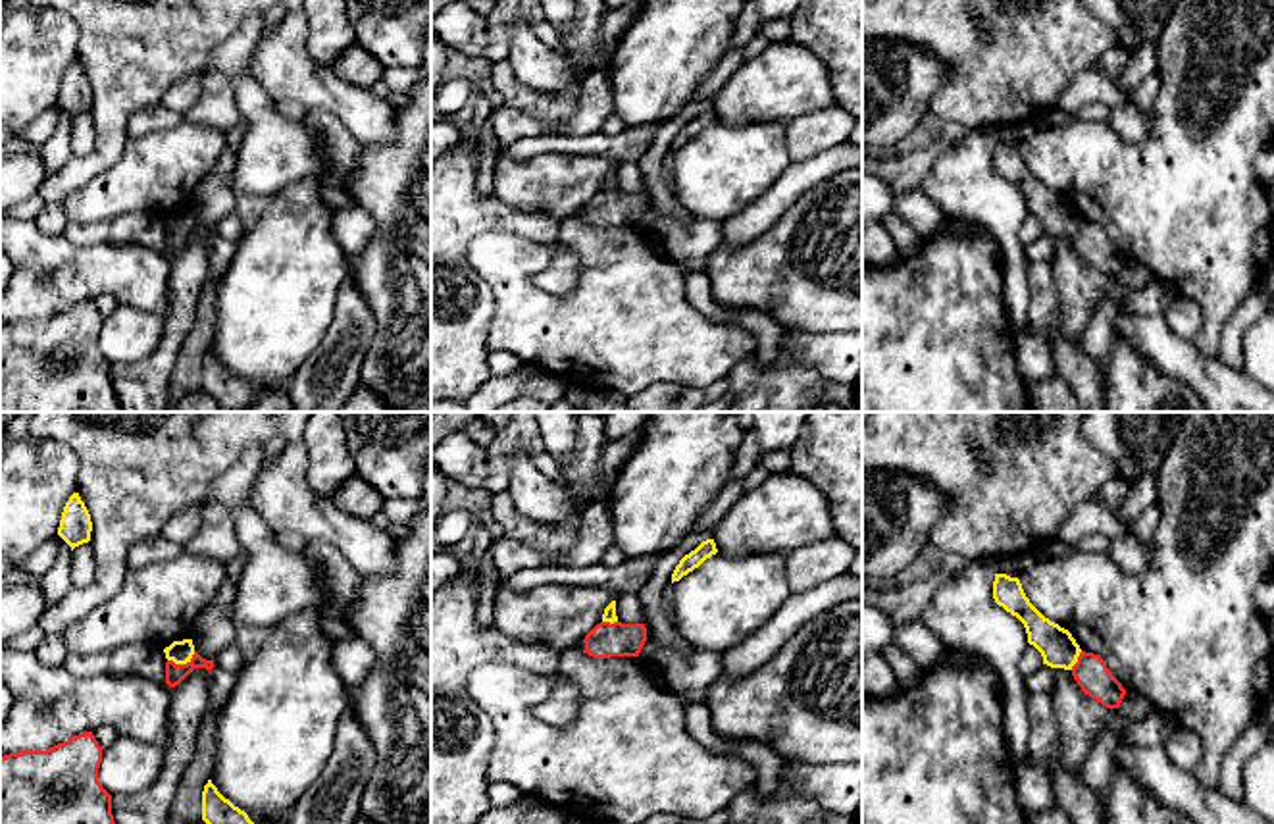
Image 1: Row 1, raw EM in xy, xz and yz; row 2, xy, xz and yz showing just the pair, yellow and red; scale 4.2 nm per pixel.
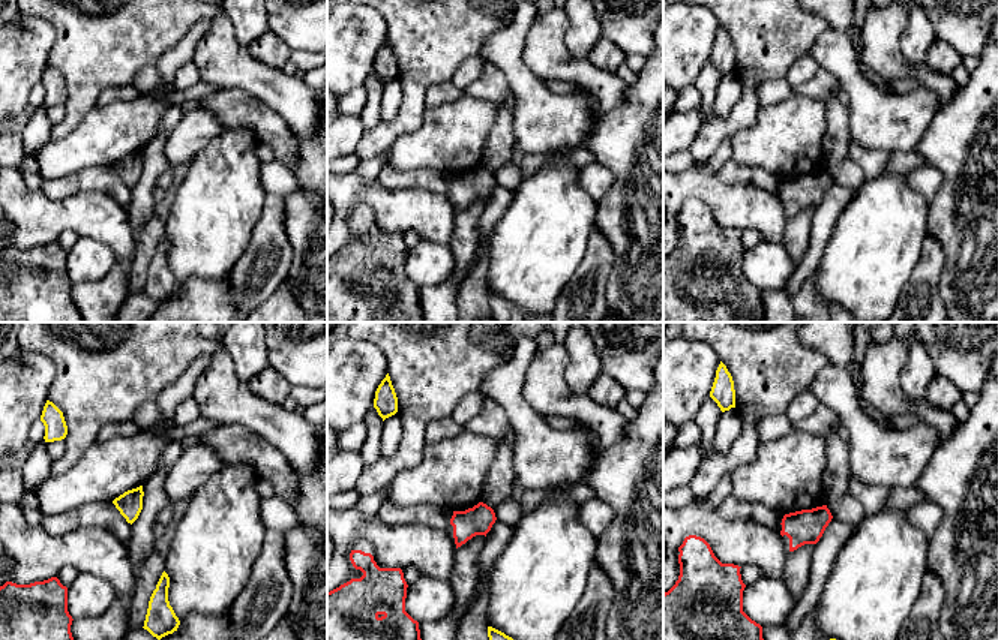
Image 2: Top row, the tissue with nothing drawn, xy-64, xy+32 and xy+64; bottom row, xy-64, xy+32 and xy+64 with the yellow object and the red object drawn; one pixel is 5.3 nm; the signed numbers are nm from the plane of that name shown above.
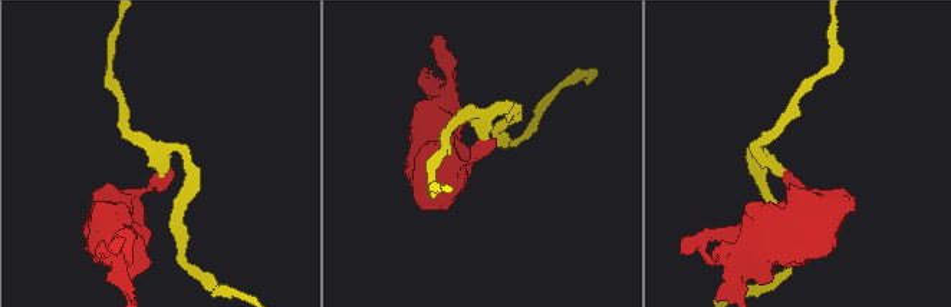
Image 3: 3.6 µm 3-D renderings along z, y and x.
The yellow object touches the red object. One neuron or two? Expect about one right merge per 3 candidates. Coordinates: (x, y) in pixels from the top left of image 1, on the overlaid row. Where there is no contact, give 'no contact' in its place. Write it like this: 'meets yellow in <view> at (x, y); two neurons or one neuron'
meets yellow in xy at (181, 663); two neurons

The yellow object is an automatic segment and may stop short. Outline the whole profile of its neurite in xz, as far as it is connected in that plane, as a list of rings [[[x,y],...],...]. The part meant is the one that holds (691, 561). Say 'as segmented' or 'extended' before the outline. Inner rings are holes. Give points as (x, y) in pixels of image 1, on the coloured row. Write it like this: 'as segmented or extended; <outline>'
as segmented; [[[714,539],[702,541],[695,551],[691,551],[679,560],[679,564],[675,566],[672,574],[672,583],[679,581],[683,576],[699,568],[706,558],[710,558],[716,553],[718,549],[716,549]]]

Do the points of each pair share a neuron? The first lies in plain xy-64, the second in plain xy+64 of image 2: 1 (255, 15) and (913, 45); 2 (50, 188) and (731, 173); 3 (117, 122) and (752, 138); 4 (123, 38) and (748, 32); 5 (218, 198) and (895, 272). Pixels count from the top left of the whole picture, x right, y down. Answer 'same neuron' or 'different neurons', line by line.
1: same neuron
2: same neuron
3: same neuron
4: same neuron
5: same neuron

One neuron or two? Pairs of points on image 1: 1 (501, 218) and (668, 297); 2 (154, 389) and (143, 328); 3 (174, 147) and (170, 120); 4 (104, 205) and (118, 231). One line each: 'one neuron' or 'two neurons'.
1: two neurons
2: two neurons
3: two neurons
4: two neurons

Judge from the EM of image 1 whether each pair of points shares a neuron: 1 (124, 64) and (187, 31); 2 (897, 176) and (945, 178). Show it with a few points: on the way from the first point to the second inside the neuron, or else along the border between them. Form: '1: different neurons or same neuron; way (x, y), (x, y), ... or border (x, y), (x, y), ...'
1: same neuron; way (139, 49), (156, 31), (172, 31)
2: different neurons; border (955, 145), (932, 164), (918, 185)

